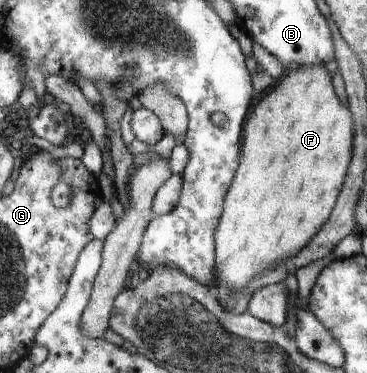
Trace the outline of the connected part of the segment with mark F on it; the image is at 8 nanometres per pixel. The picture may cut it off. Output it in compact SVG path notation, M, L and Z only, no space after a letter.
M309 63L285 73L283 80L255 105L245 124L241 174L237 174L237 182L225 198L225 218L221 218L221 230L217 230L217 278L223 284L241 290L257 272L301 250L325 224L351 160L351 113L333 92L324 63Z

